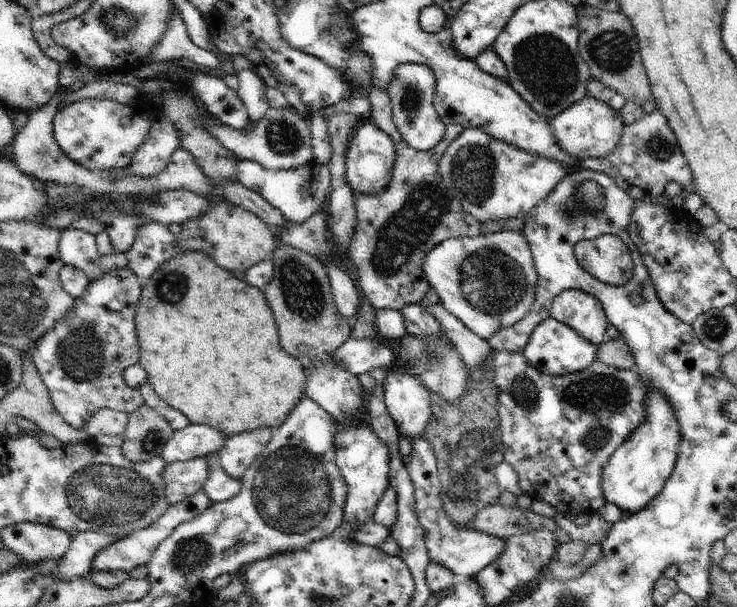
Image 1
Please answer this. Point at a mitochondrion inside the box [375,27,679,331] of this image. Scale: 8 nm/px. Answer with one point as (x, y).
(550, 71)

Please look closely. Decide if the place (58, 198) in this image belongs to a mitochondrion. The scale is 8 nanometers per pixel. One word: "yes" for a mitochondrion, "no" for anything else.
yes

